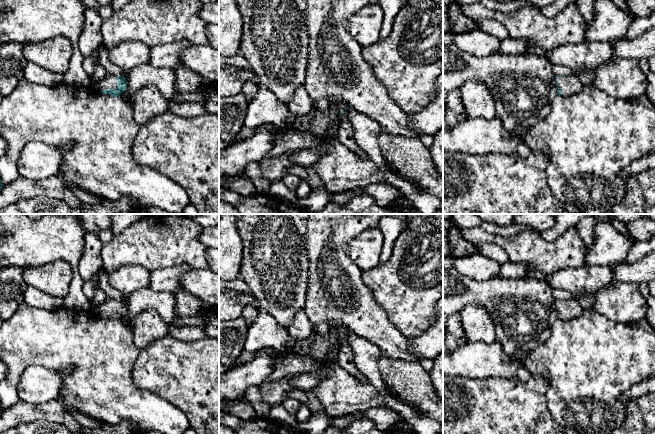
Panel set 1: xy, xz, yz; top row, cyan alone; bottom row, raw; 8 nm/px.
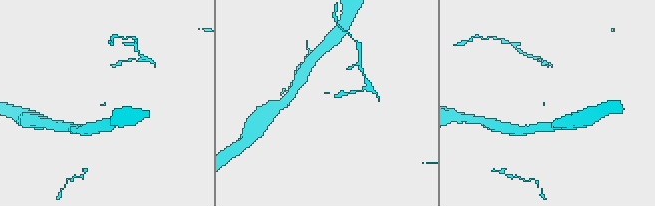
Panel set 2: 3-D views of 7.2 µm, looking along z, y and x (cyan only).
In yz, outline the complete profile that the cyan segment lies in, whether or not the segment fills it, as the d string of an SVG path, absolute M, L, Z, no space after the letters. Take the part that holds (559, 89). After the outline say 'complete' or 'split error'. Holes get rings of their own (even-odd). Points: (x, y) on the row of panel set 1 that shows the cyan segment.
M575 75L555 76L555 84L558 88L558 96L566 98L582 91L584 85Z | split error

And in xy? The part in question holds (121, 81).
M107 74L96 83L96 88L104 94L119 97L126 90L127 82L124 76Z | split error

